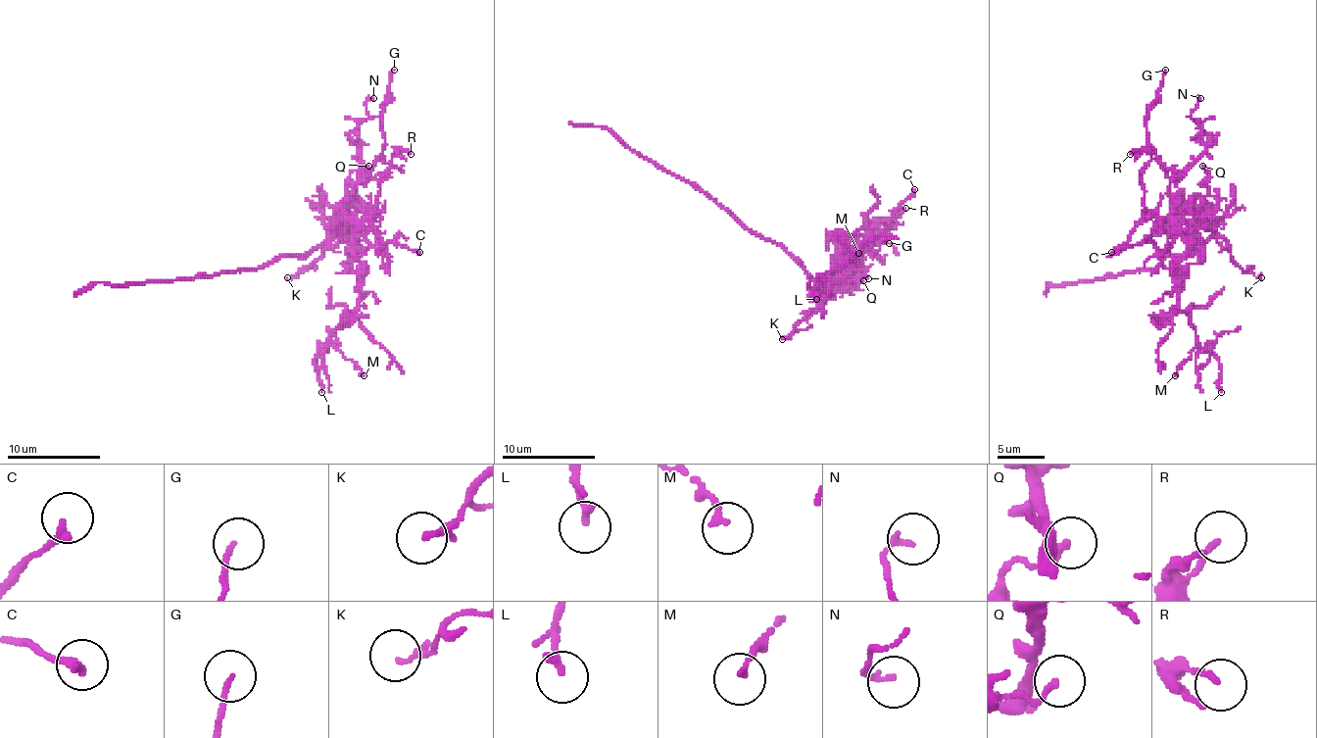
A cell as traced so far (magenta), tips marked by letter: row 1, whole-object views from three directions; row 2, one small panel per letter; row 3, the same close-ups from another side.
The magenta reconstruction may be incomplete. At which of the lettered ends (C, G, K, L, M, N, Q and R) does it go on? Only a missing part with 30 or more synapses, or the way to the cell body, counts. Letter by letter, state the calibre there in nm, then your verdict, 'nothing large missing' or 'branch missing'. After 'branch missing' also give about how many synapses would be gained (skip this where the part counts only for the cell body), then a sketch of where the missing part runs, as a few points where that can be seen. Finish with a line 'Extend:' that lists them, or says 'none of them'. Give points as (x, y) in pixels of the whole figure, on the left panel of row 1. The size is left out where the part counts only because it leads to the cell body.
C: 240 nm thick; nothing large missing
G: 130 nm thick; nothing large missing
K: 180 nm thick; nothing large missing
L: 220 nm thick; nothing large missing
M: 160 nm thick; nothing large missing
N: 160 nm thick; nothing large missing
Q: 120 nm thick; nothing large missing
R: 150 nm thick; nothing large missing
Extend: none of them

